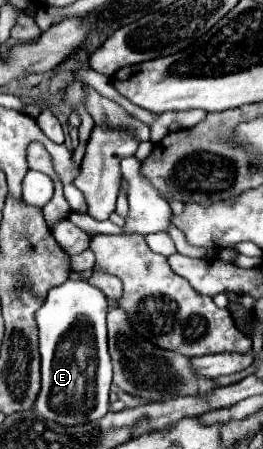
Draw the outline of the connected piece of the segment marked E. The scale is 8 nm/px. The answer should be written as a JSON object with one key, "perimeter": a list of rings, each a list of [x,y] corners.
{"perimeter":[[[65,281],[49,291],[47,301],[37,309],[35,321],[39,327],[39,351],[41,351],[41,391],[35,399],[33,411],[47,421],[59,425],[81,425],[83,421],[99,421],[109,411],[109,387],[111,387],[111,357],[107,351],[107,297],[87,281]]]}

